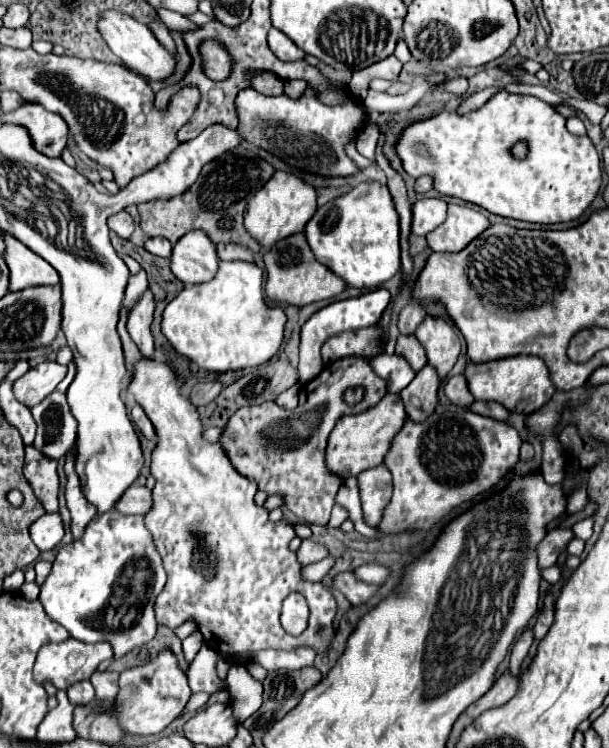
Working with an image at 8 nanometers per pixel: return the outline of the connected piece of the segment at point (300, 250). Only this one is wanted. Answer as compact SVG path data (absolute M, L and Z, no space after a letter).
M299 231L275 243L275 247L271 247L269 251L265 251L265 267L267 267L267 283L265 283L267 297L277 303L303 307L313 301L331 299L347 287L347 283L343 283L339 275L335 275L333 271L327 271L327 267L323 267L323 263L319 263L315 255L311 255L311 247L305 239L305 231Z

